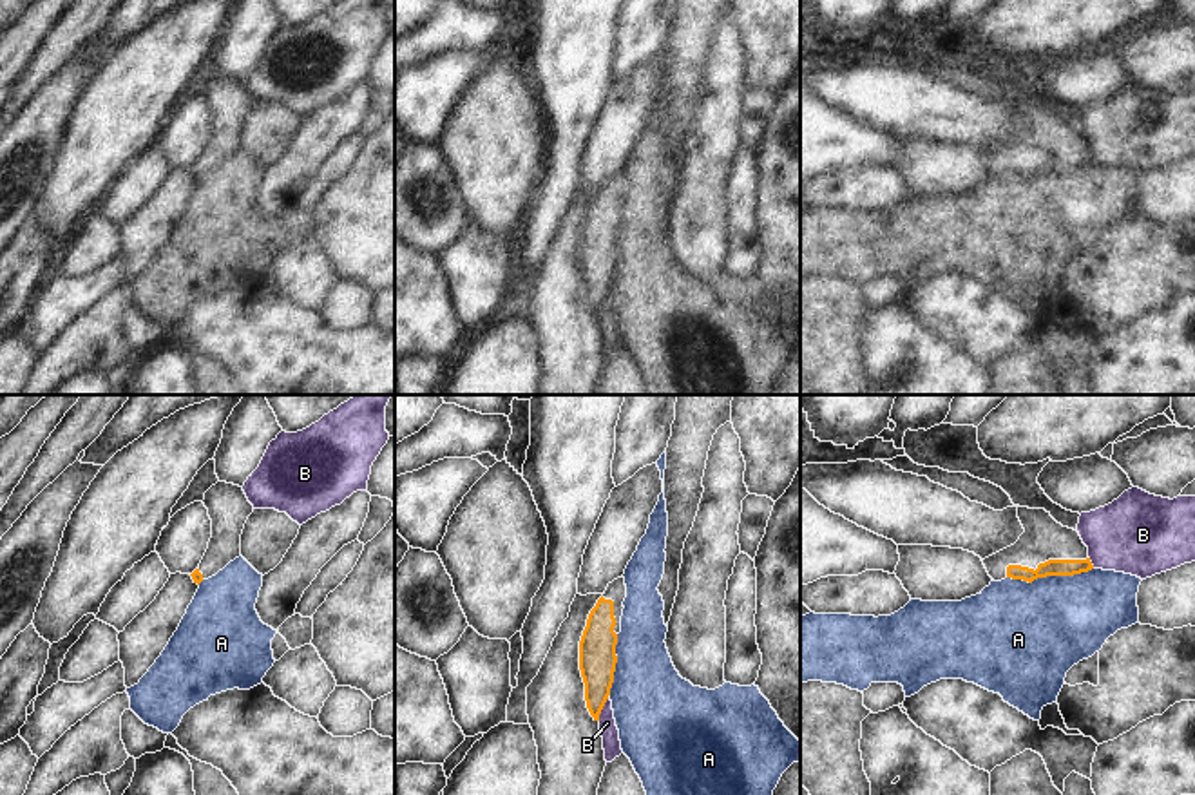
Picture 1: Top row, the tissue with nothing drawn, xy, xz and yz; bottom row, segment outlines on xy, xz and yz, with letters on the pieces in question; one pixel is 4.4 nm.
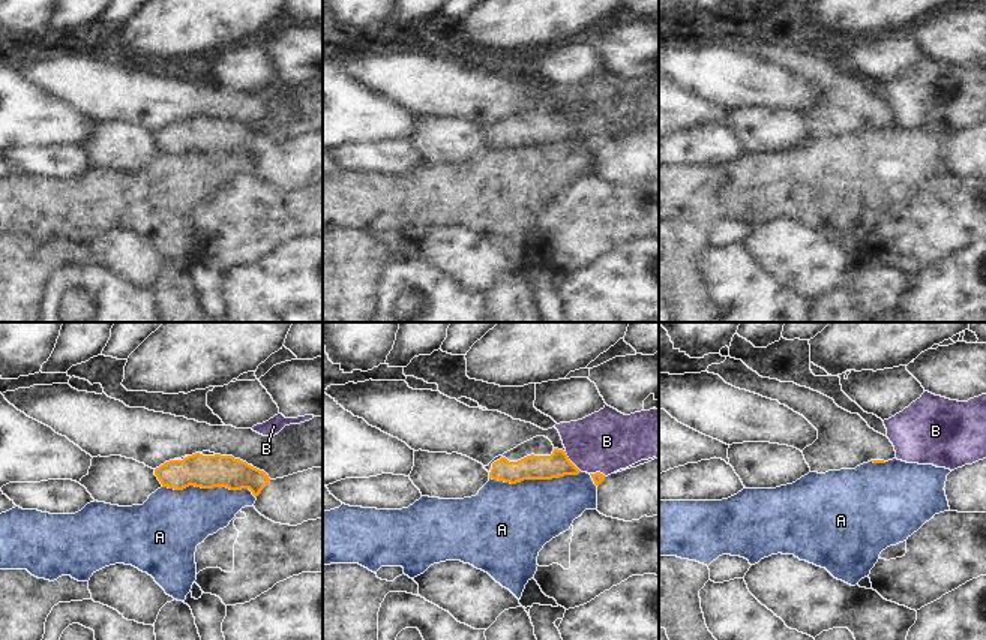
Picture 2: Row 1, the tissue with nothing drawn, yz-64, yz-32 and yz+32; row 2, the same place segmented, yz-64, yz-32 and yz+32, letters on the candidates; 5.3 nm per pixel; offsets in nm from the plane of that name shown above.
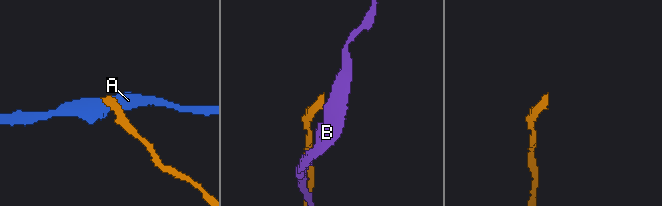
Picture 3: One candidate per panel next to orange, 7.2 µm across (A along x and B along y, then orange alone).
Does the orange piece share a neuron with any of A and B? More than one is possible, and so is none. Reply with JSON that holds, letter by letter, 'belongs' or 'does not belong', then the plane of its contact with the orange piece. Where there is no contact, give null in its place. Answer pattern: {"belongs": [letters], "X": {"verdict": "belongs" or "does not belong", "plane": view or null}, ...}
{"belongs": [], "A": {"verdict": "does not belong", "plane": "yz"}, "B": {"verdict": "does not belong", "plane": "xz"}}

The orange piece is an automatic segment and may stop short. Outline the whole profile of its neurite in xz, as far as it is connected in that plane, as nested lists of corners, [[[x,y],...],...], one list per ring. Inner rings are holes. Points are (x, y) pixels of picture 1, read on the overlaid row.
[[[625,578],[608,583],[605,594],[590,610],[579,641],[579,670],[585,683],[585,701],[594,721],[610,695],[616,672],[616,645],[621,632],[623,601],[626,598]]]

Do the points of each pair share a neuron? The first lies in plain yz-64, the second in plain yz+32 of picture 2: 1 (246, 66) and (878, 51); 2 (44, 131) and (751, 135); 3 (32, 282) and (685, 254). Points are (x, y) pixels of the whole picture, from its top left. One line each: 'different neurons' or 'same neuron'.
1: same neuron
2: different neurons
3: same neuron

